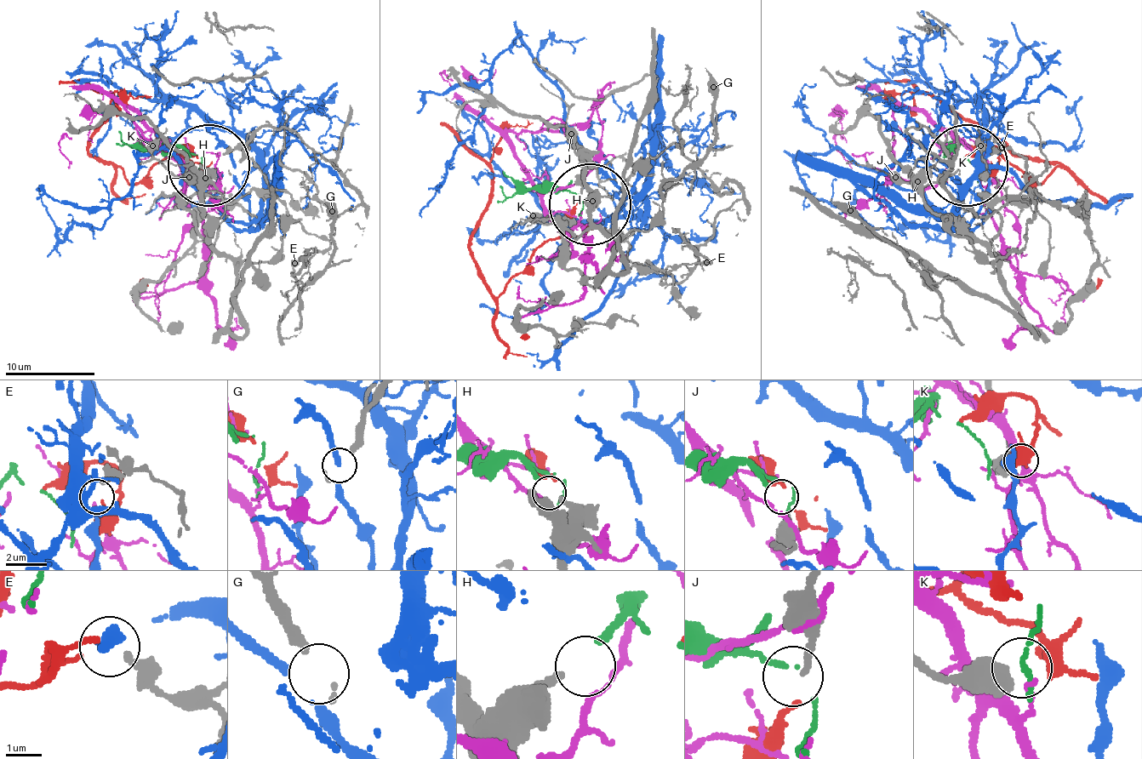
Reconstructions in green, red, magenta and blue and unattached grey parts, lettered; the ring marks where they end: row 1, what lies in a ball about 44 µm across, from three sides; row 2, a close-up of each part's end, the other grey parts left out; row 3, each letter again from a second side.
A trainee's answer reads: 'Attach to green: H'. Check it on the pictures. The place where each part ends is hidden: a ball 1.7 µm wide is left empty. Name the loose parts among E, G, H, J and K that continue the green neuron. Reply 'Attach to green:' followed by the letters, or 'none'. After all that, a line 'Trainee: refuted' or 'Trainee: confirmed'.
Attach to green: H
Trainee: confirmed

